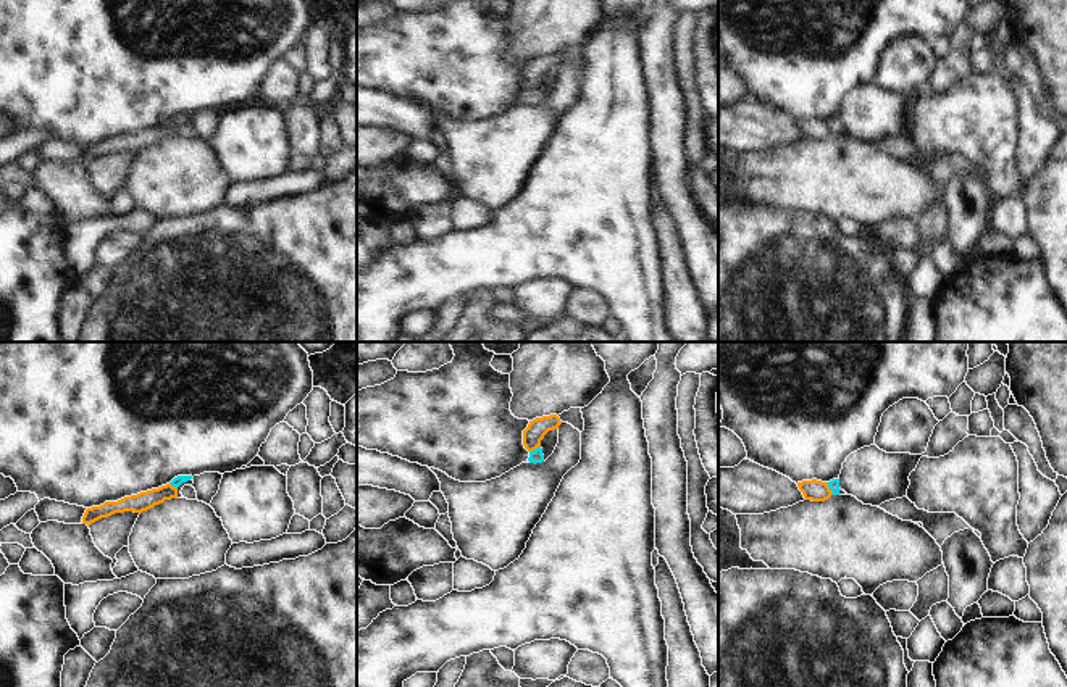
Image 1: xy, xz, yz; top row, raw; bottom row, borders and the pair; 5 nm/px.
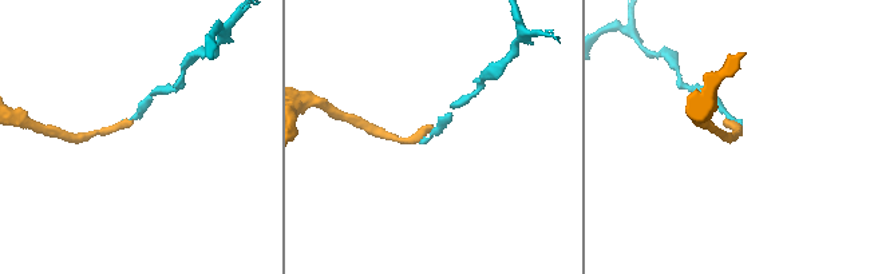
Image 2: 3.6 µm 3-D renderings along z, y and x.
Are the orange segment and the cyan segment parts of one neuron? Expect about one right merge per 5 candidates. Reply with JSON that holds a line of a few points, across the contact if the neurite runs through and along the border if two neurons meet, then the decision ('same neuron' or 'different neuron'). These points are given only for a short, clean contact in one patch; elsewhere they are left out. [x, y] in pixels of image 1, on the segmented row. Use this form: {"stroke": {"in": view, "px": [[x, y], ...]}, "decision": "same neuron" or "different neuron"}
{"stroke": {"in": "xz", "px": [[539, 445], [530, 452]]}, "decision": "different neuron"}

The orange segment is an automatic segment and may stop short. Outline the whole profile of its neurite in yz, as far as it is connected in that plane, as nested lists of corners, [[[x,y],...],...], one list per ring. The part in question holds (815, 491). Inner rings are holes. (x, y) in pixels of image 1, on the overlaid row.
[[[817,479],[797,482],[797,487],[812,502],[825,502],[833,495],[828,484]]]

